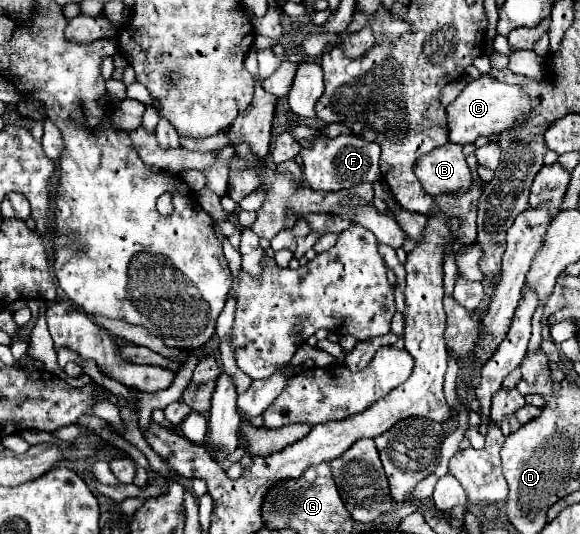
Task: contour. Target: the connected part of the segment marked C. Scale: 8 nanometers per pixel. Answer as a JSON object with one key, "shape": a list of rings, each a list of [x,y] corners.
{"shape":[[[482,74],[478,80],[466,84],[466,88],[458,94],[458,98],[448,104],[448,138],[460,146],[472,144],[478,136],[500,134],[510,128],[520,116],[528,116],[530,100],[522,94],[520,86],[504,84],[490,74]]]}

